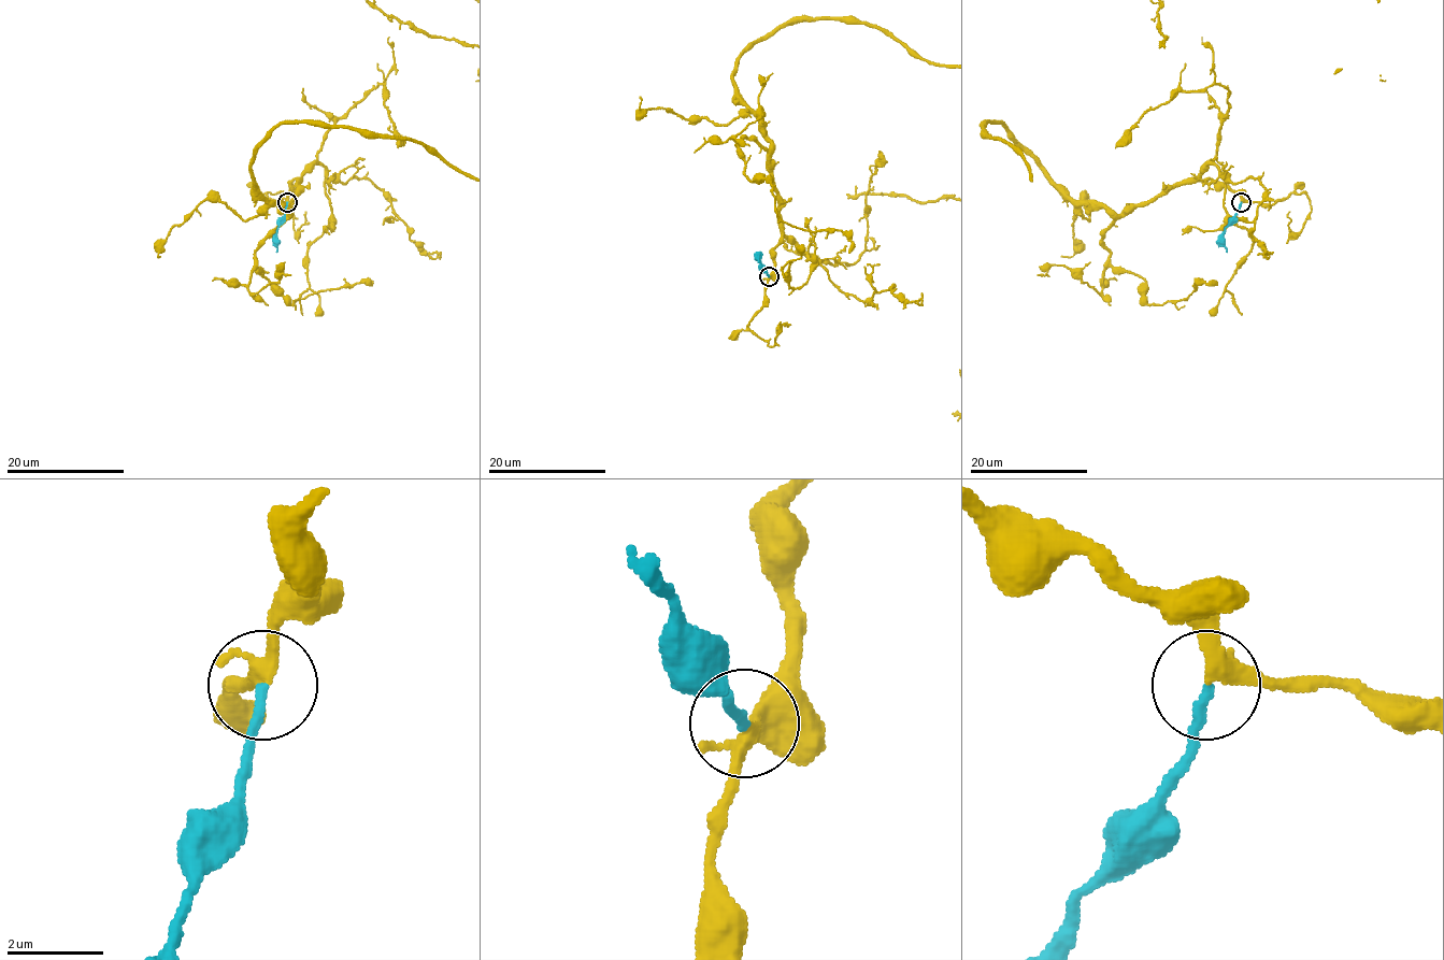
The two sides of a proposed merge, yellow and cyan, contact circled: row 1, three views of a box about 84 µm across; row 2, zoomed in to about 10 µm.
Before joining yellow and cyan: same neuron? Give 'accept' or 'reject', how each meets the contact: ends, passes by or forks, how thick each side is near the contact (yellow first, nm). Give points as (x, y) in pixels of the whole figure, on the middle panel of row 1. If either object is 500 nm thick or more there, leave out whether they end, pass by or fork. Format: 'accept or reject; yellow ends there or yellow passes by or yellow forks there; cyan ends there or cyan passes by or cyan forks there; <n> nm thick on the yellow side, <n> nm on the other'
accept; yellow forks there; cyan ends there; 240 nm thick on the yellow side, 190 nm on the other

